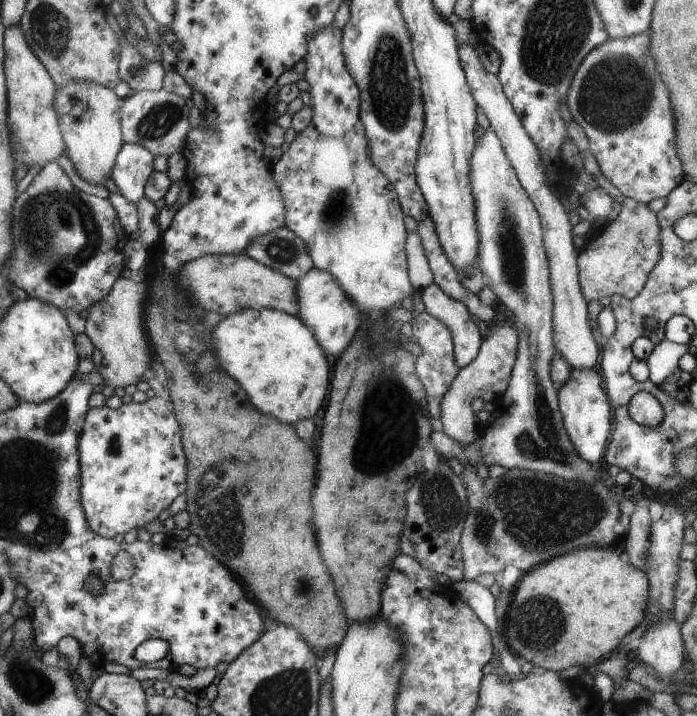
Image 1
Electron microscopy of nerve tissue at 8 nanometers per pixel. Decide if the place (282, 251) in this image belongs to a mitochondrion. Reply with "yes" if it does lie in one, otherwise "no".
yes

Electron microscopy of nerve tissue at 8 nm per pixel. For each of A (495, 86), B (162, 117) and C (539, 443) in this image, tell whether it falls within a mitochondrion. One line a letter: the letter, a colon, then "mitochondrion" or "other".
A: other
B: mitochondrion
C: mitochondrion

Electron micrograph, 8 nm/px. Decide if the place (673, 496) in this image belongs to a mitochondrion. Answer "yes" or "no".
no

